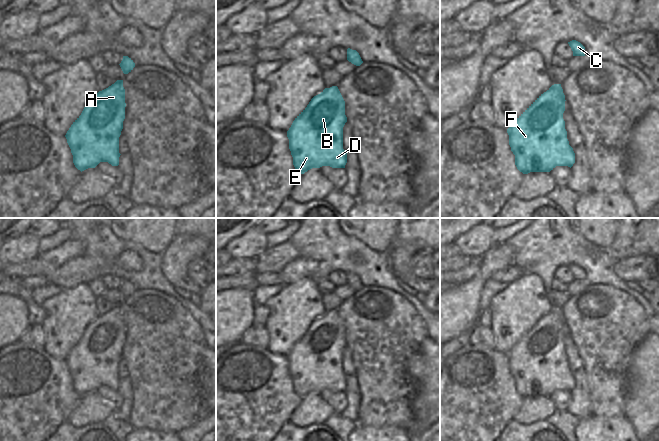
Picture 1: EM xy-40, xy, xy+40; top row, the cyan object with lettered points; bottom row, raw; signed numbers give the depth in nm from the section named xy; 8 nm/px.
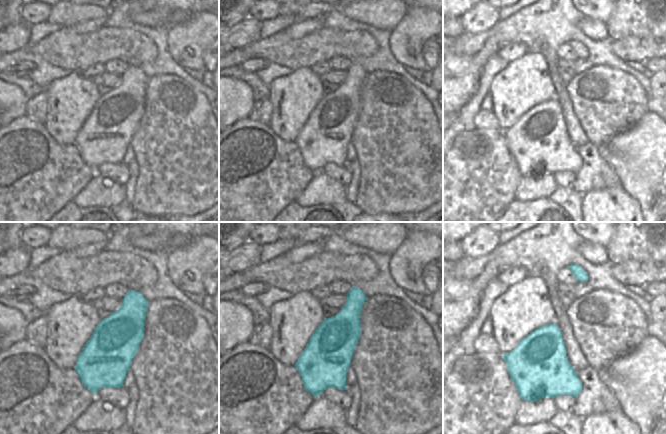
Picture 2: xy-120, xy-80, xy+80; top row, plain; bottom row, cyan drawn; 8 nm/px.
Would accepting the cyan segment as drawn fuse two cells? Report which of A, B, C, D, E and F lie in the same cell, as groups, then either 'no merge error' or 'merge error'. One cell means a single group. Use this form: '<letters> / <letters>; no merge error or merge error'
A B C D E F; no merge error

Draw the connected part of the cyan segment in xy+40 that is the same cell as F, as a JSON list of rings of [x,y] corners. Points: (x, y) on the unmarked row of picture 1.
[[[554,308],[541,318],[507,353],[509,369],[515,379],[515,389],[523,398],[550,396],[556,390],[571,392],[575,387],[575,377],[569,369],[563,343],[565,325],[561,308]]]

